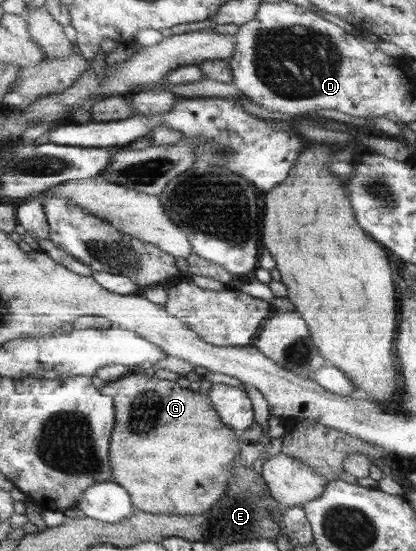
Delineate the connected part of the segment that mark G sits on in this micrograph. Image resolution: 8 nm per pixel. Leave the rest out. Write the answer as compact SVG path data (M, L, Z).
M141 371L132 373L128 377L106 382L101 387L101 390L105 395L112 397L115 402L115 407L118 407L117 422L115 423L110 446L114 482L122 484L122 487L125 487L131 493L134 505L138 510L145 511L146 513L164 515L202 515L212 510L214 506L221 502L221 499L227 494L229 481L233 478L233 475L235 475L235 462L238 461L242 441L238 438L239 432L222 421L217 409L214 408L212 401L210 401L207 392L192 391L190 388L181 387L176 381L159 379L154 375L149 377Z

